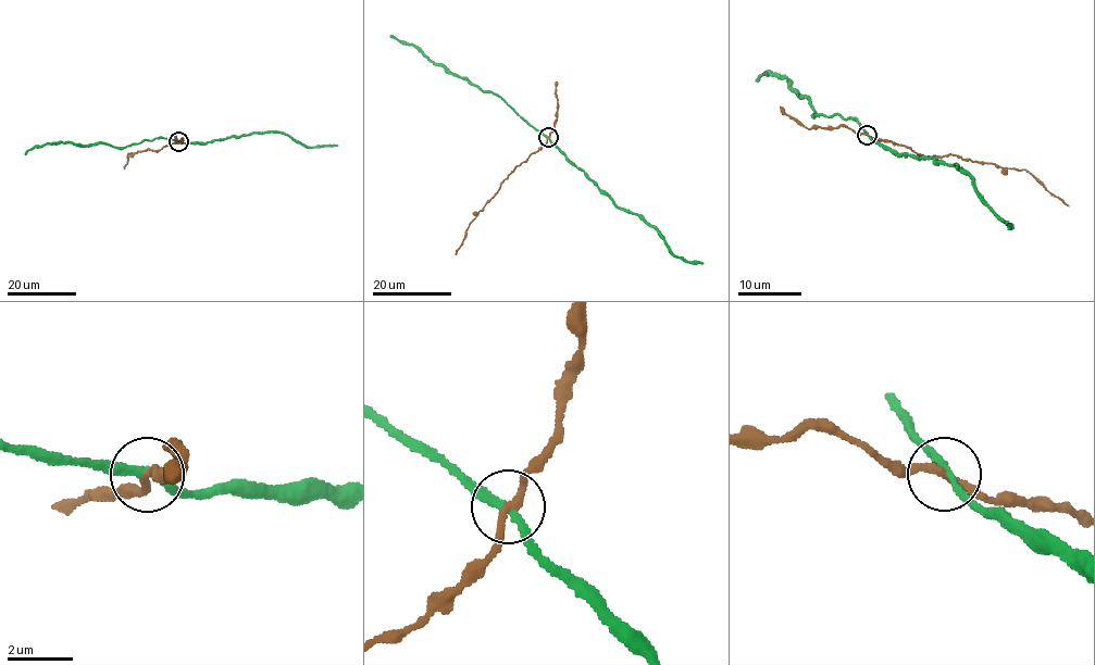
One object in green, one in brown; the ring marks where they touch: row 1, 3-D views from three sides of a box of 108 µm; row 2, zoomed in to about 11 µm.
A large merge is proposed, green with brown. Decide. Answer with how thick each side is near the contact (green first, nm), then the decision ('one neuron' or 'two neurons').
240 nm thick on the green side, 220 nm on the other; two neurons

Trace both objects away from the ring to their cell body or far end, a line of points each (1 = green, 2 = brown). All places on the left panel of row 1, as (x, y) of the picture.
1: (178, 141), (203, 143), (278, 132), (306, 146), (338, 146)
2: (178, 141), (157, 151), (148, 149), (128, 153), (124, 168)

